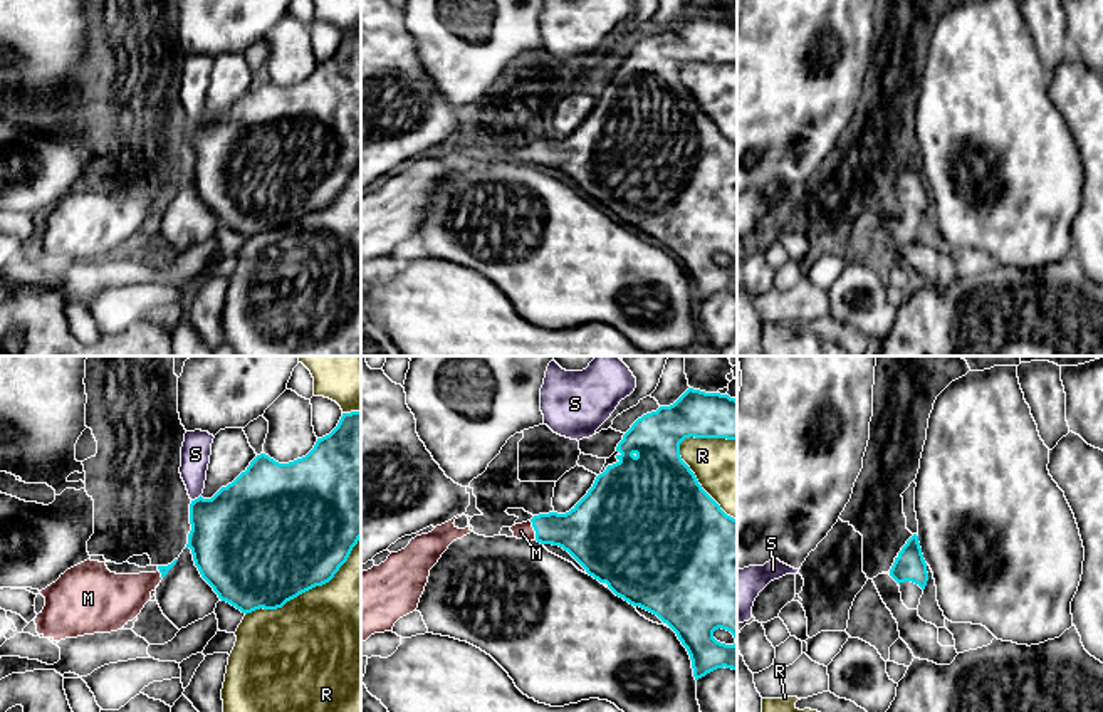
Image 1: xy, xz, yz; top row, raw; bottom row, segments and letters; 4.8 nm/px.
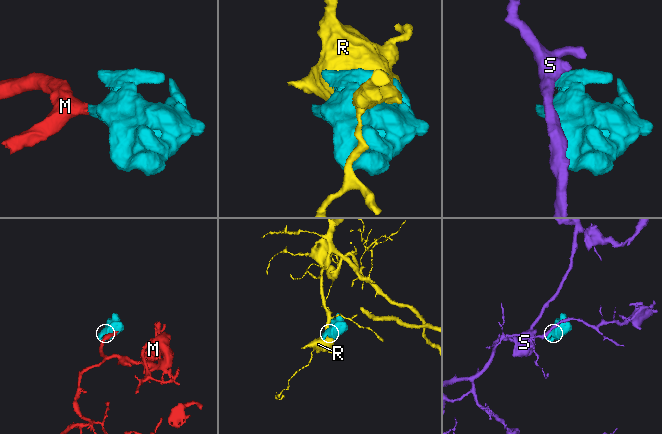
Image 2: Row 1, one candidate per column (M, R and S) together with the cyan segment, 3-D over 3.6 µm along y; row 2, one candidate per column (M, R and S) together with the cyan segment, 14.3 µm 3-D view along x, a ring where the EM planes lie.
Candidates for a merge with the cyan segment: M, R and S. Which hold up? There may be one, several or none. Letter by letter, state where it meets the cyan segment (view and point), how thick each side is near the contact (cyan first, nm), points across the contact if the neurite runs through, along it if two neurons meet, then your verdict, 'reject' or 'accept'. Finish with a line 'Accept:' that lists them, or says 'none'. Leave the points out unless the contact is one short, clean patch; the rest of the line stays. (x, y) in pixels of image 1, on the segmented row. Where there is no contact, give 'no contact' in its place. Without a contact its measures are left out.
M: xz (534, 529) | 260/80 nm | across xz (586, 533), (534, 529), (521, 531) | accept
R: xz (697, 481) | 500/320 nm | reject
S: xy (195, 499) | 420/140 nm | reject
Accept: M

